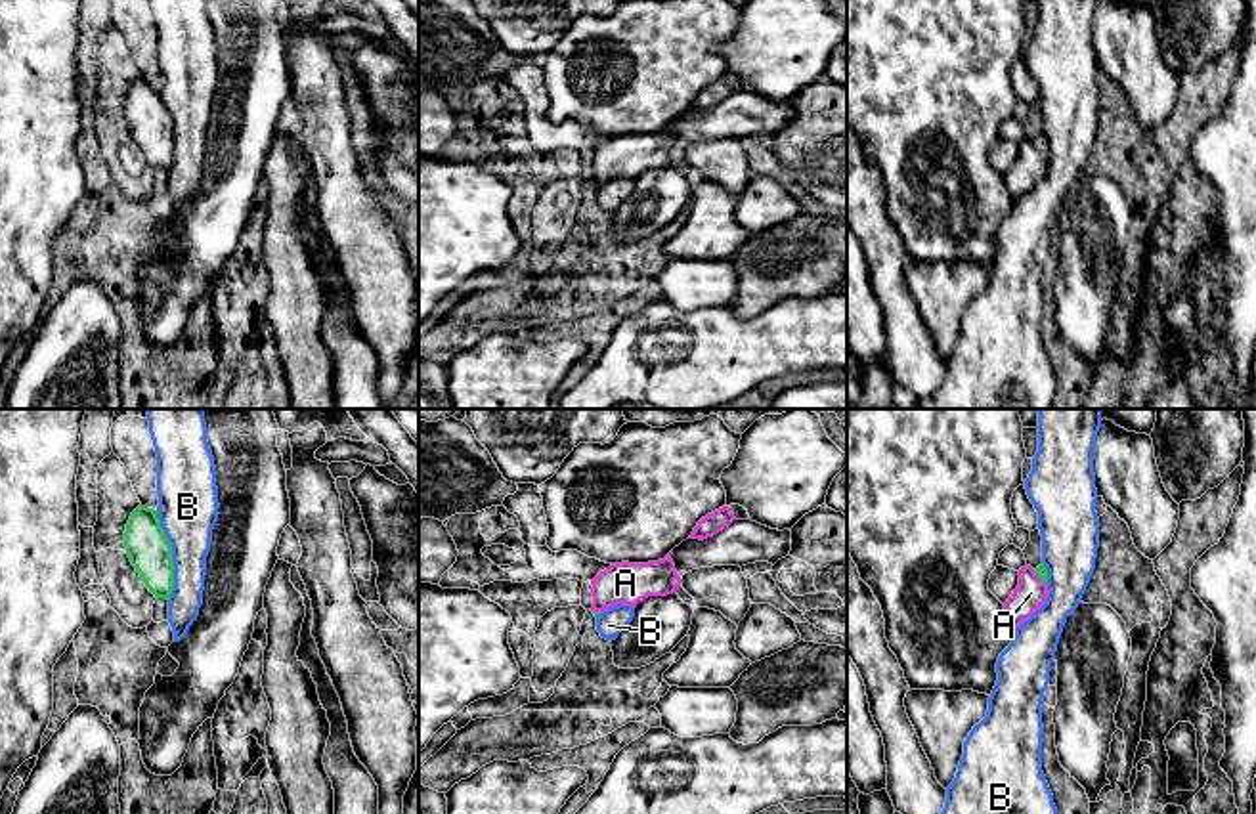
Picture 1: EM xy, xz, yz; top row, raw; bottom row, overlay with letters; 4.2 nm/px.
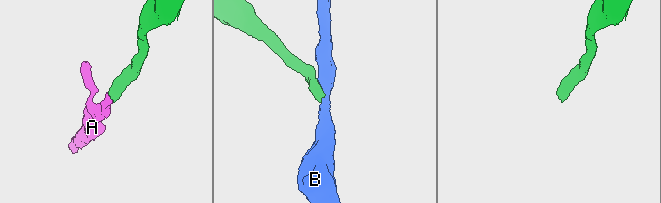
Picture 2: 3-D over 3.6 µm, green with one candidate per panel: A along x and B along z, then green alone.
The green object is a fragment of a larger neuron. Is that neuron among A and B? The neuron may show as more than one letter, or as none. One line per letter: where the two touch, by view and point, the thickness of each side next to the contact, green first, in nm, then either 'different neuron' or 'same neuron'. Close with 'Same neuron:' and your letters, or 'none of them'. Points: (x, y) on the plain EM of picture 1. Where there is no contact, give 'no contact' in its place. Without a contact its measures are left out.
A: meets green in yz at (1039, 148); 50 nm thick on the green side, 140 nm on the other; same neuron
B: meets green in xy at (171, 127); 180 nm thick on the green side, 260 nm on the other; different neuron
Same neuron: A

